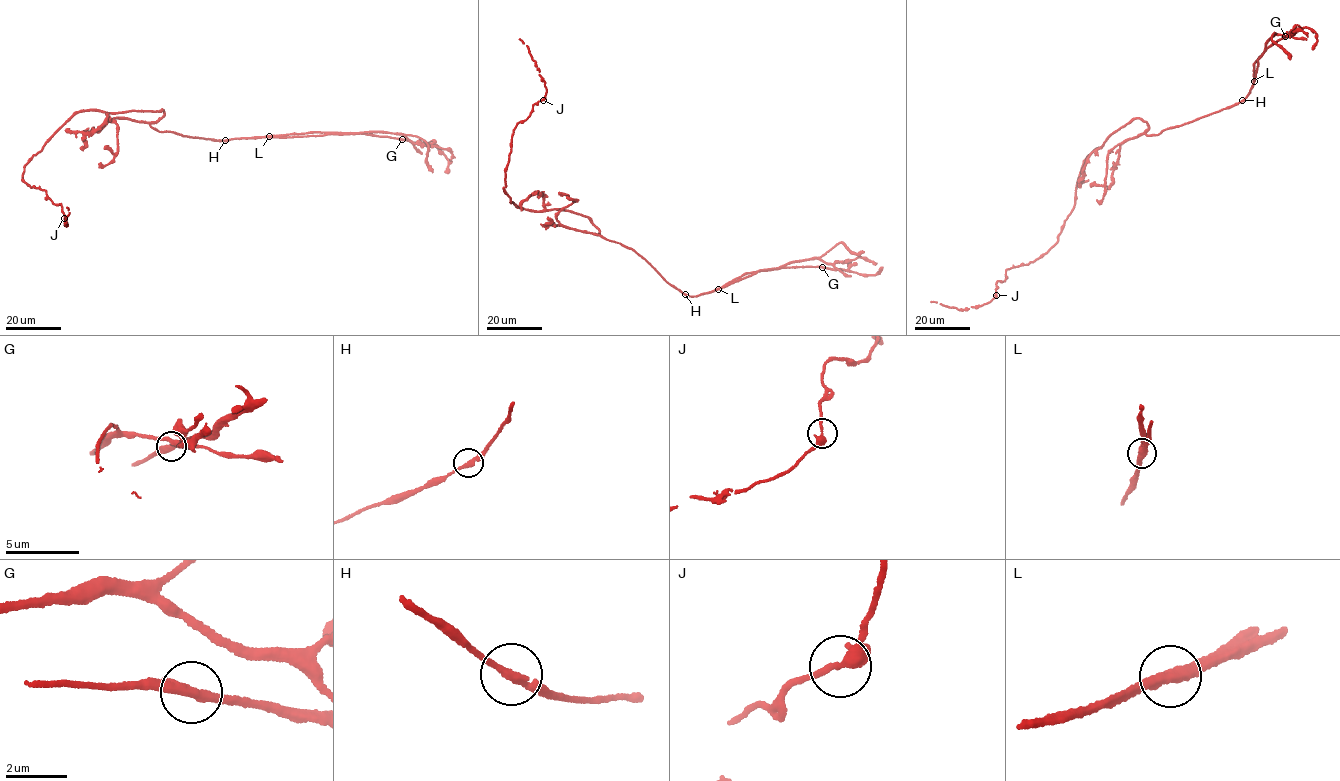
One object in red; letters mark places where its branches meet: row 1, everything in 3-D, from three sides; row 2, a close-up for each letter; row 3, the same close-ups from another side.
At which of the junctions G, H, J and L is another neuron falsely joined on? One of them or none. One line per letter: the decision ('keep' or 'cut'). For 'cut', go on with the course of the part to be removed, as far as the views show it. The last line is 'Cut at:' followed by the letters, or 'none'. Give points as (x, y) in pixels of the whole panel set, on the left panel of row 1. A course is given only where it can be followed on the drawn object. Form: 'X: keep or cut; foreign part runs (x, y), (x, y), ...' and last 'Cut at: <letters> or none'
G: keep
H: keep
J: keep
L: cut; foreign part runs (269, 136), (399, 133), (419, 145), (451, 150), (450, 160)
Cut at: L

